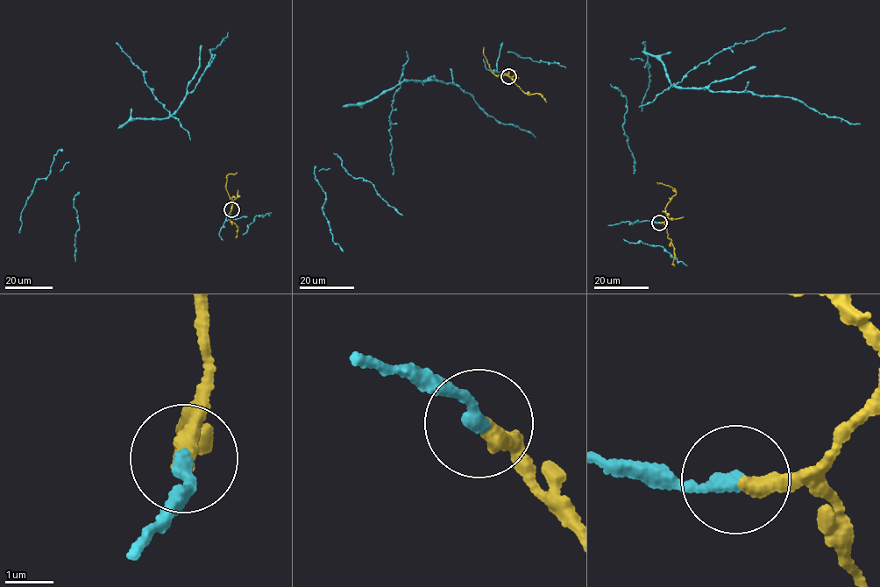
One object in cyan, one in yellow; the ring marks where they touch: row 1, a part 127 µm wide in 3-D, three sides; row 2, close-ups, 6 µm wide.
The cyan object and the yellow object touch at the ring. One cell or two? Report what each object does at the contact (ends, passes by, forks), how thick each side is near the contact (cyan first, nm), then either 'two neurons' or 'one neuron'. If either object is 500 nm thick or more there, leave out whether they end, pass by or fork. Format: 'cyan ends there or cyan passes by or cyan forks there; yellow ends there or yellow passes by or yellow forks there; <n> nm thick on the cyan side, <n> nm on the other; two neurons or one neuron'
cyan ends there; yellow ends there; 280 nm thick on the cyan side, 340 nm on the other; two neurons

